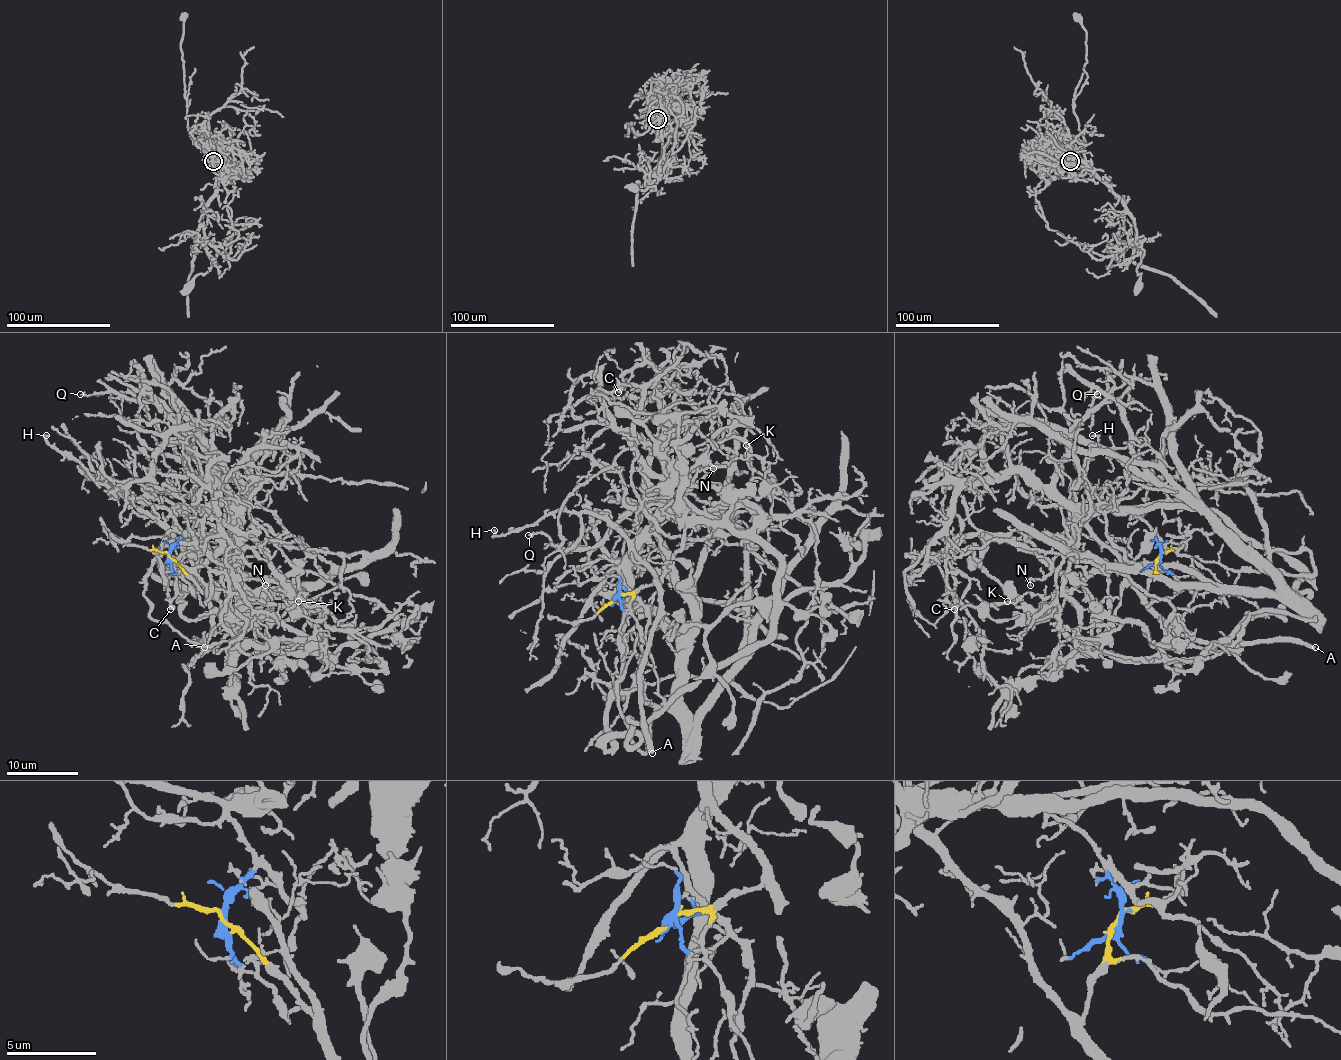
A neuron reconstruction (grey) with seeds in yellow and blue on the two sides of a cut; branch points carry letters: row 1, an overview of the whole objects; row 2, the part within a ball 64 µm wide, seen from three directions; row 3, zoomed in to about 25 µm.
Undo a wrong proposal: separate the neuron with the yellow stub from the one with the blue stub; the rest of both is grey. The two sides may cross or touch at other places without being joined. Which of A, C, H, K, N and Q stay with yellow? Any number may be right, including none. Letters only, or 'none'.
A, H

